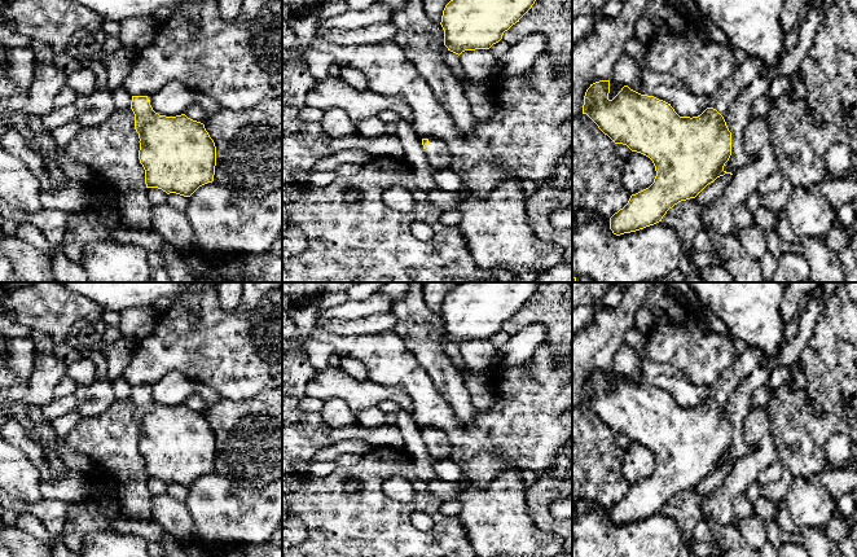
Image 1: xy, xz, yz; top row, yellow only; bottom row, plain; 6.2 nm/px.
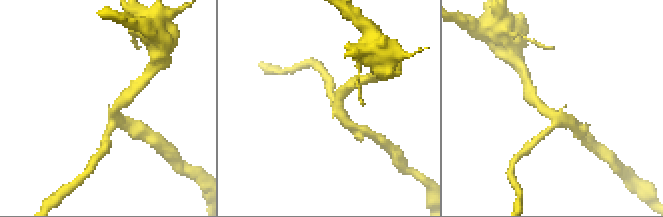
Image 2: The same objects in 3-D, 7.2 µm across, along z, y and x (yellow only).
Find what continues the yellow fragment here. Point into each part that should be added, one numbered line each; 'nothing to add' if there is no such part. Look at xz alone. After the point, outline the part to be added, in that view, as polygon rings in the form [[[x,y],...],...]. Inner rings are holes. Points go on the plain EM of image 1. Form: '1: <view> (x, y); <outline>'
1: xz (438, 446); [[[430,427],[427,438],[423,440],[432,461],[449,459],[451,444],[443,431],[436,427]]]

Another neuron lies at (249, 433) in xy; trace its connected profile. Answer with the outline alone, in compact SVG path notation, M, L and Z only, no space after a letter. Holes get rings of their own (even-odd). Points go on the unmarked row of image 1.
M282 386L264 389L250 399L220 398L203 415L216 437L215 473L251 490L282 478Z

